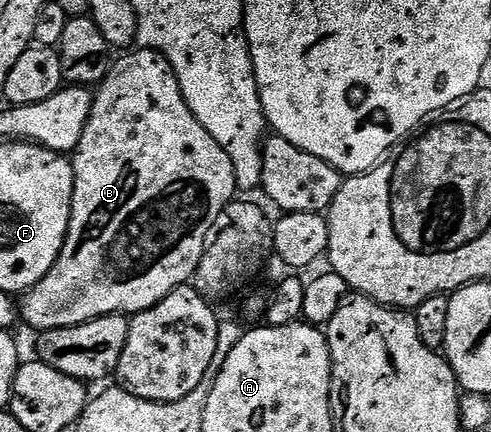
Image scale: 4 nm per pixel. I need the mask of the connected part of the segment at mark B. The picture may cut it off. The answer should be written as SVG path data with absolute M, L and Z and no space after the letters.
M131 49L123 53L122 58L113 63L100 85L93 91L94 103L92 112L88 116L88 124L84 124L84 136L80 144L72 151L72 165L74 168L74 195L70 205L70 223L64 240L64 248L52 264L48 276L40 280L31 290L25 291L20 298L20 318L23 323L34 329L34 332L68 328L76 324L91 322L109 314L133 316L160 304L160 300L168 297L173 290L187 285L193 279L196 268L206 251L208 232L212 232L212 224L216 224L216 216L224 212L228 203L235 201L238 185L236 176L232 172L232 160L228 160L228 152L204 132L200 120L192 116L184 96L180 92L180 84L176 80L176 72L172 64L160 52L155 50Z

